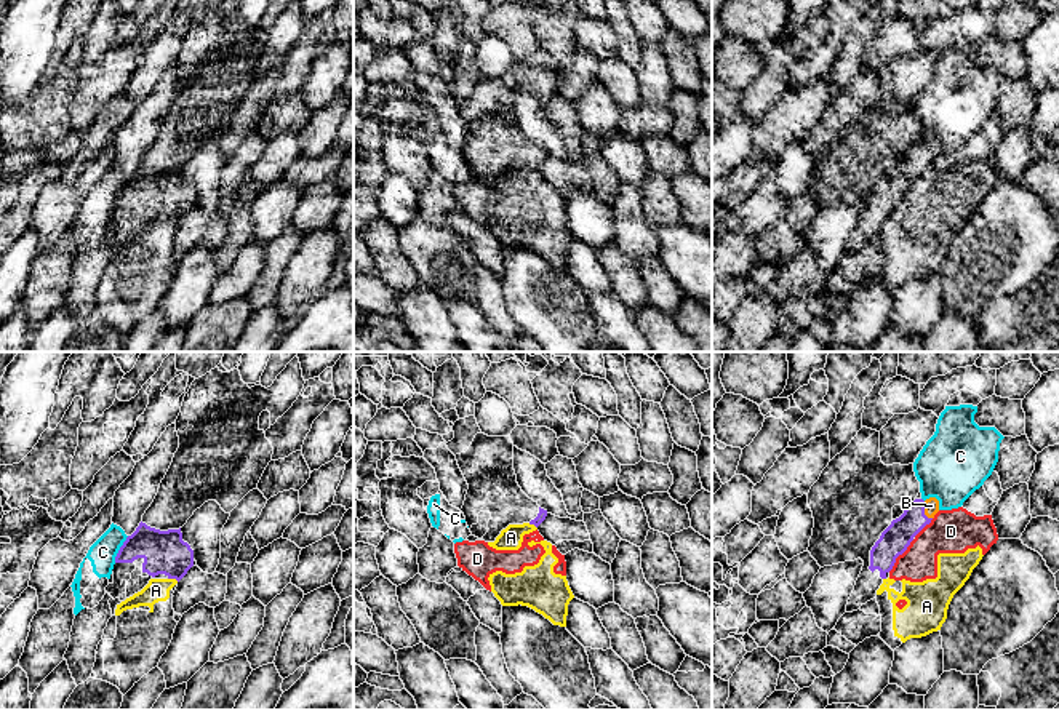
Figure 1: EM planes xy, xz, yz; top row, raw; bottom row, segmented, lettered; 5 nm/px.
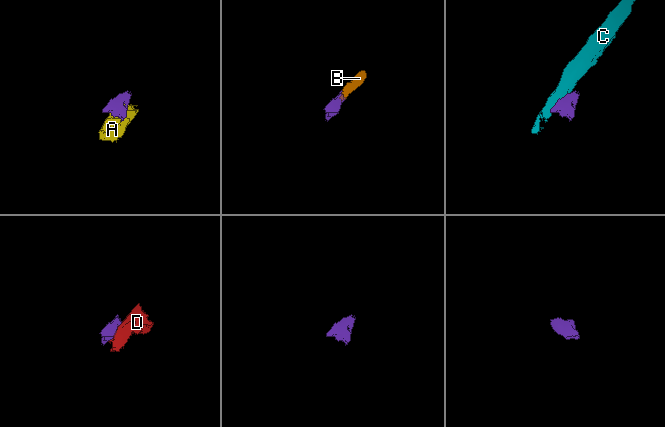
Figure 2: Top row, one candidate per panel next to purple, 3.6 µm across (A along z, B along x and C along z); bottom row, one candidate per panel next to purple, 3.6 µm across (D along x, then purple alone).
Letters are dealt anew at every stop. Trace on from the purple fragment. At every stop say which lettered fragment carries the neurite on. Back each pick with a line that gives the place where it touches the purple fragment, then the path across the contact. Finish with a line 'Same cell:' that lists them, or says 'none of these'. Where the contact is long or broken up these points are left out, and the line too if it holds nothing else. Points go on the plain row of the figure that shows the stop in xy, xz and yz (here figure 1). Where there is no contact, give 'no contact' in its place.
B: yz (923, 152) | across yz (896, 179), (923, 152), (931, 147)
Same cell: B

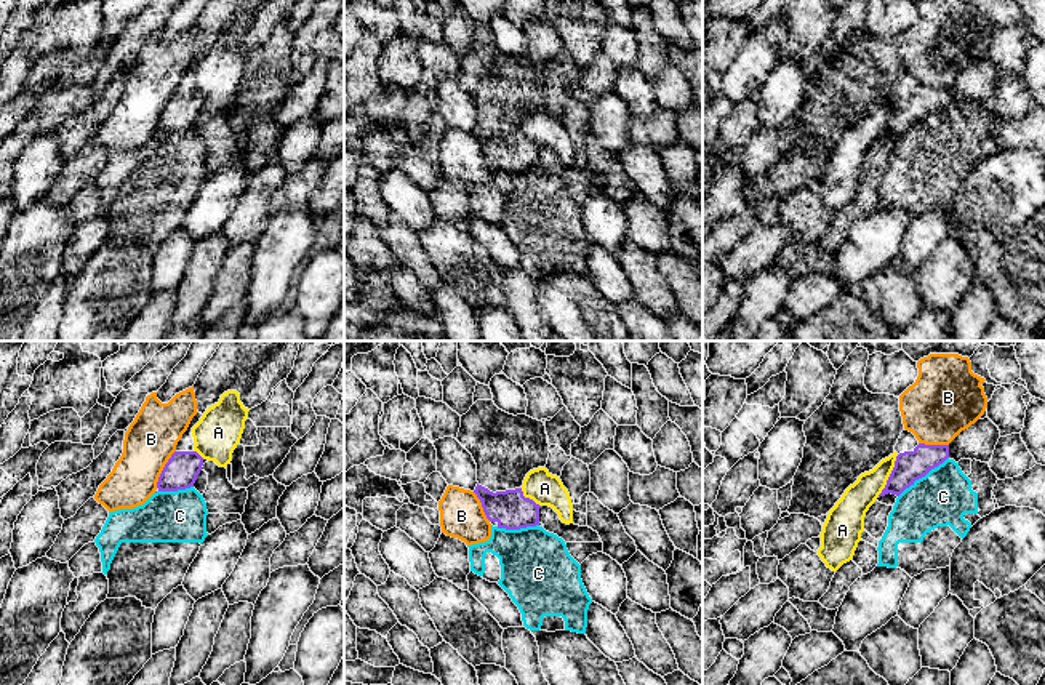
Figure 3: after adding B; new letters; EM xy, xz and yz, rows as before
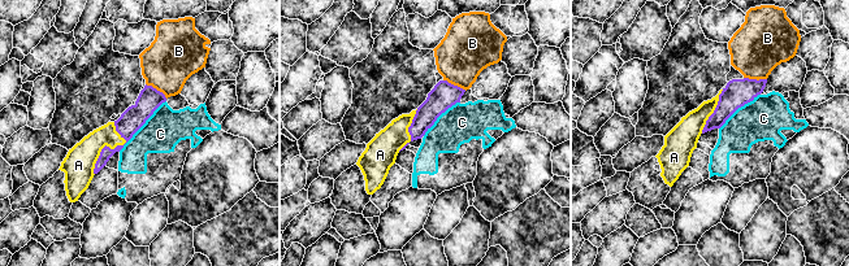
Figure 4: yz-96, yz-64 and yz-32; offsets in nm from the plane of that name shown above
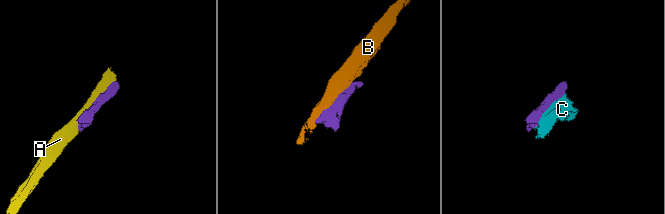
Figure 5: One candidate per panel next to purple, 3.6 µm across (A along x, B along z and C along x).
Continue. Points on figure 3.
Same cell: none of these

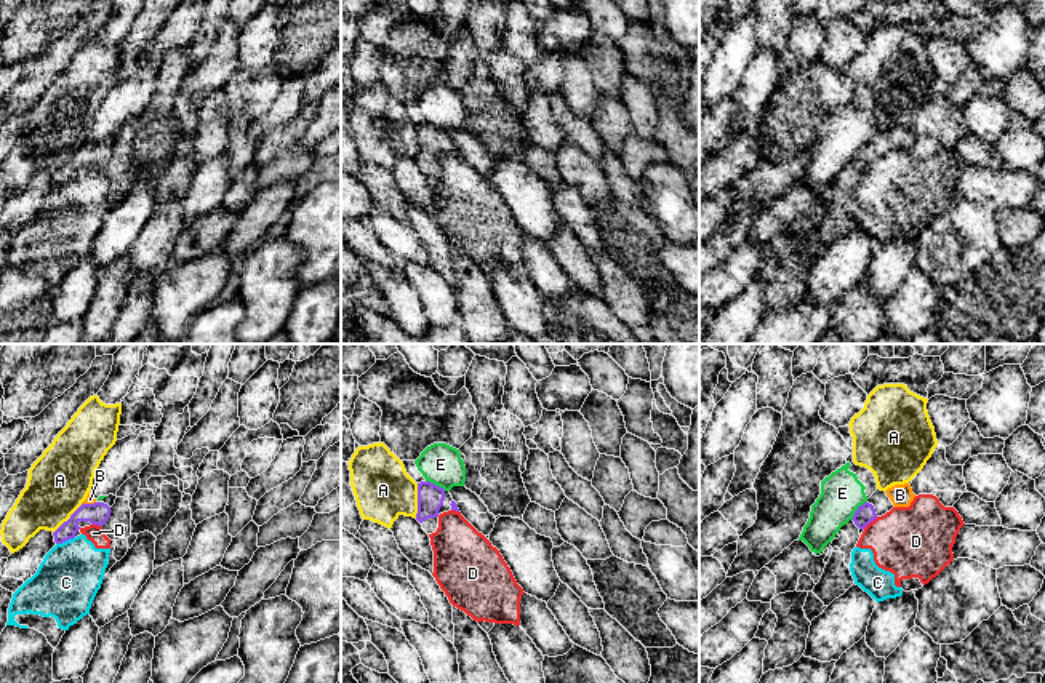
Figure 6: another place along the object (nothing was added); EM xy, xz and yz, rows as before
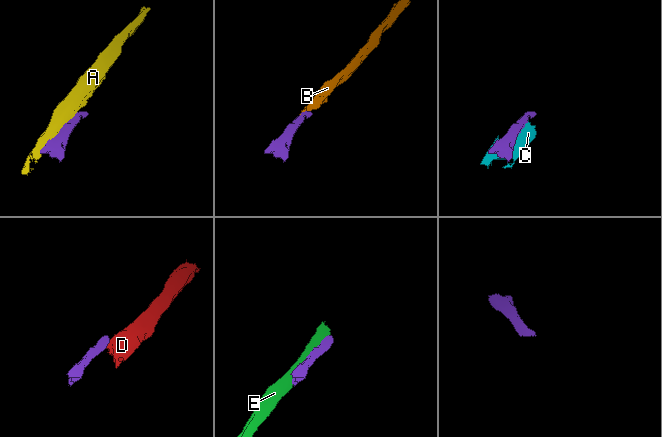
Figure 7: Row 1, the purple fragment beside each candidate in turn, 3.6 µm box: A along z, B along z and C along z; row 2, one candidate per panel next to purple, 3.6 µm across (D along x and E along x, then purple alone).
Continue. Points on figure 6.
B: xy (88, 146) | across xy (98, 155), (88, 146), (90, 141)
Same cell: B

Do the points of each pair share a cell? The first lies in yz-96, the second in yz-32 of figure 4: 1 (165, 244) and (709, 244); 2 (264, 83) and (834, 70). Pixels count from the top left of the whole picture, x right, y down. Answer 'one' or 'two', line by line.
1: two
2: one

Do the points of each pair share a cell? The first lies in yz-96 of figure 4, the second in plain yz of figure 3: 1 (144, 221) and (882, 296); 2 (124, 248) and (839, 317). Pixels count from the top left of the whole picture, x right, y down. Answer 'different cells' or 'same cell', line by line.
1: different cells
2: different cells

